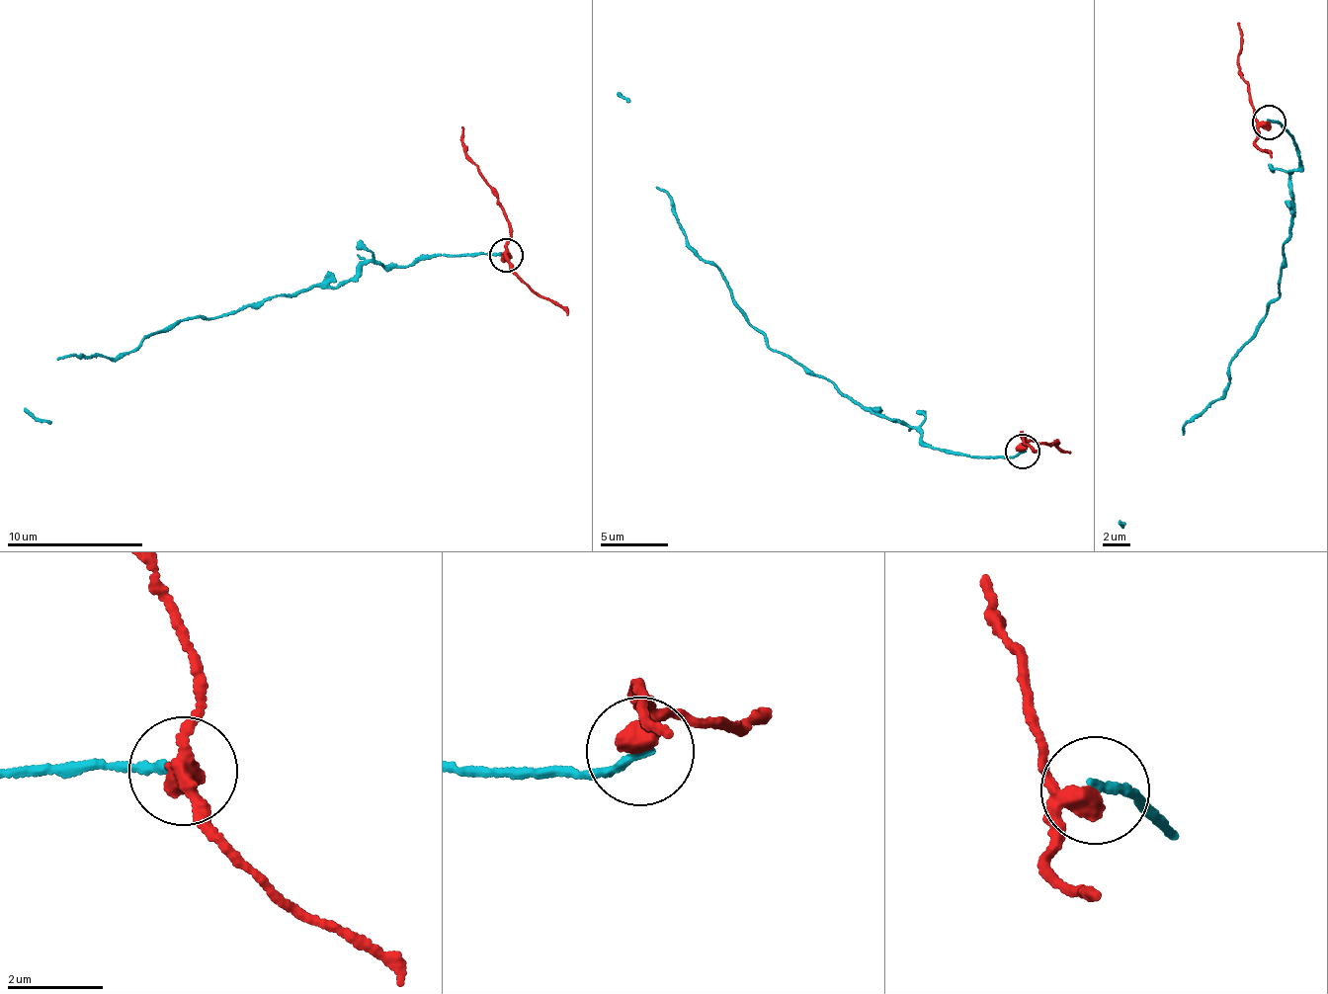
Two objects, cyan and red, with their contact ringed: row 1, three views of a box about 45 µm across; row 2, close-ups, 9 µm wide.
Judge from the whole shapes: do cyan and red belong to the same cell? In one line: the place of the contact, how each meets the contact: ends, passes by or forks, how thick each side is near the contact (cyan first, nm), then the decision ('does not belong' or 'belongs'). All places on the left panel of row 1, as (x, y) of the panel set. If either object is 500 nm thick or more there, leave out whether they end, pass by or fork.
place (506, 255); cyan ends; red passes by; calibres 150 and 360 nm; does not belong

